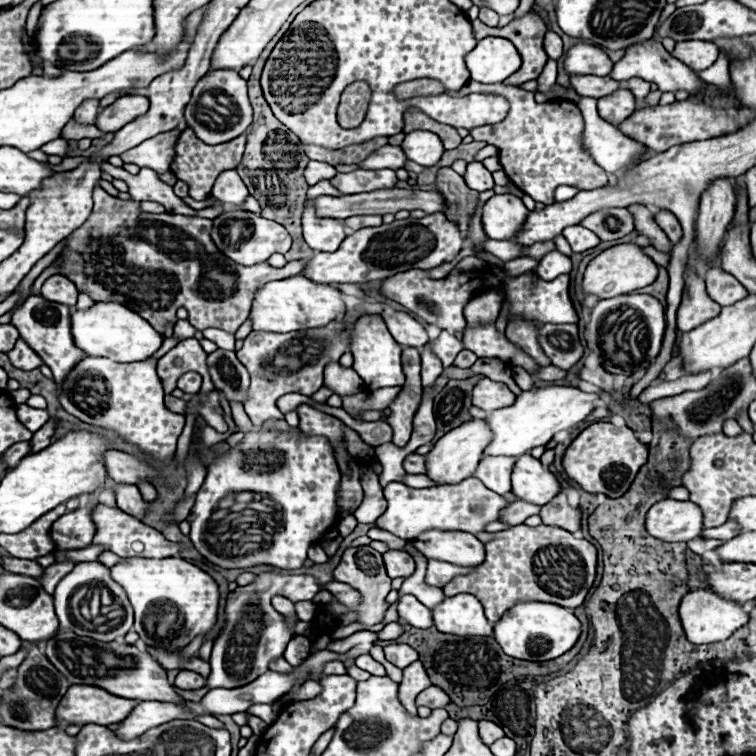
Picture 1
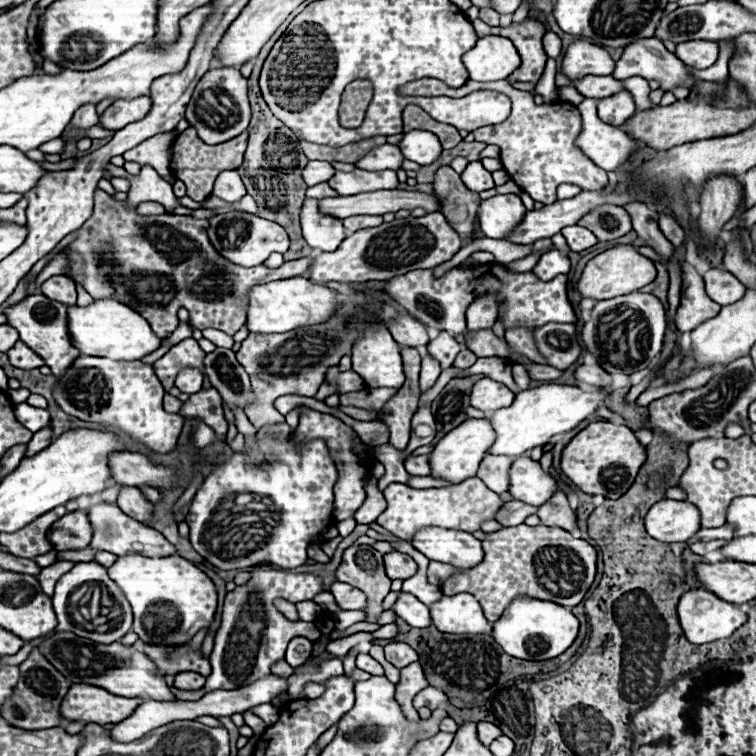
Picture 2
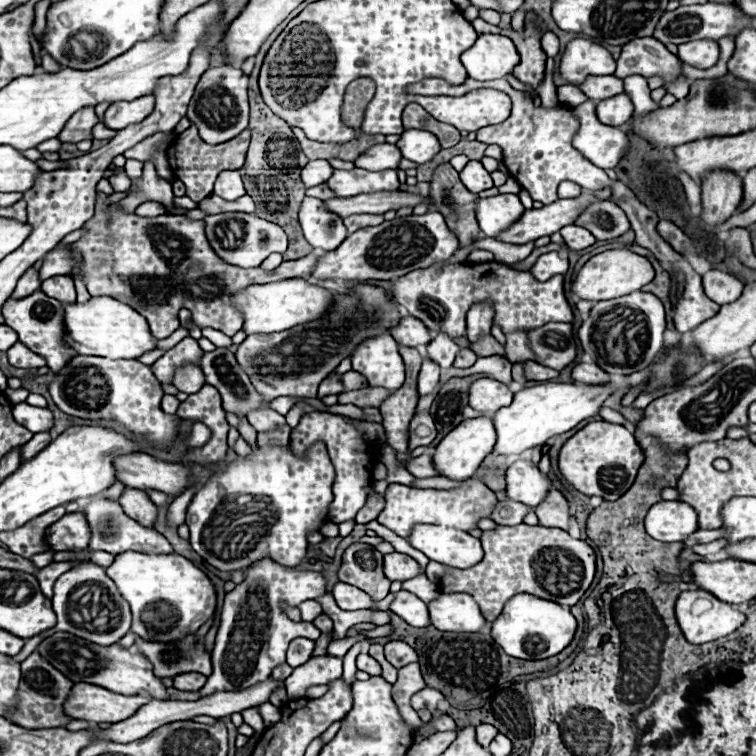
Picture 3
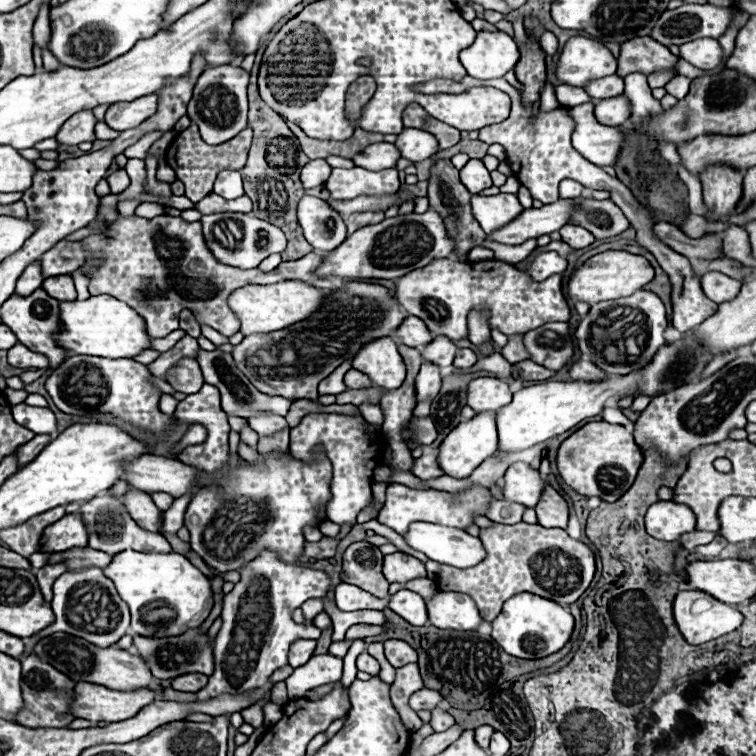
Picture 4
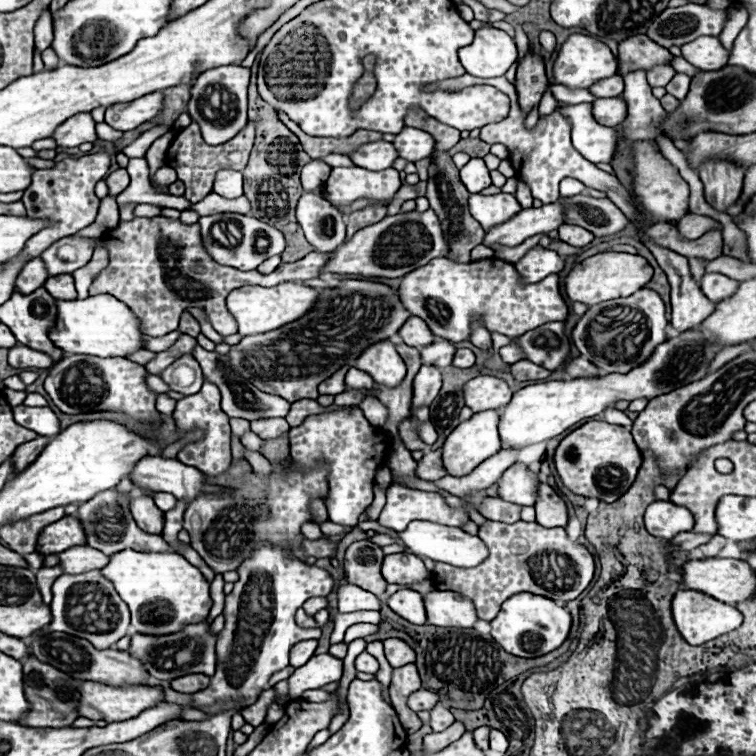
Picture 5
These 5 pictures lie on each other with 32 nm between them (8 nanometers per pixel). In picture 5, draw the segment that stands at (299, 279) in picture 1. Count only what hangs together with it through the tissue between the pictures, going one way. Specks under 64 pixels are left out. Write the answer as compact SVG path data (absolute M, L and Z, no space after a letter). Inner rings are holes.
M288 282L288 284L278 284L272 288L260 288L260 286L244 286L238 290L232 290L226 298L228 310L238 322L238 334L240 336L250 336L250 334L262 334L276 330L288 322L294 322L300 318L304 312L312 308L316 302L316 290L308 288L300 282Z

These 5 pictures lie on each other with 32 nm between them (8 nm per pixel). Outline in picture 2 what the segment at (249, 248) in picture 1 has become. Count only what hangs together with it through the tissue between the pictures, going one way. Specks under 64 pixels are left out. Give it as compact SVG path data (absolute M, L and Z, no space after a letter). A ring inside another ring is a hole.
M226 212L226 214L216 214L212 218L208 218L210 226L208 226L208 238L212 242L212 246L230 262L244 266L244 268L252 268L262 264L272 252L280 252L284 254L290 246L290 238L286 234L286 230L270 220L264 220L256 214L246 214L246 212Z

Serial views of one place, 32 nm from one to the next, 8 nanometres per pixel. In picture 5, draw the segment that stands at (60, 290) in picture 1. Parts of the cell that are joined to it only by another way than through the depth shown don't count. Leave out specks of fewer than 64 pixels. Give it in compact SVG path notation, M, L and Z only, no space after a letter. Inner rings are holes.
M58 274L56 278L48 278L44 288L56 298L56 300L74 300L76 288L72 274Z

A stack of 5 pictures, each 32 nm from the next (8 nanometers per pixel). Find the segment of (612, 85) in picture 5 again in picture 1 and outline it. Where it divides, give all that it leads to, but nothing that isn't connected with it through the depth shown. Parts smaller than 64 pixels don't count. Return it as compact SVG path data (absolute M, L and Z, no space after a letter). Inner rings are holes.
M572 76L570 84L580 96L588 98L604 98L620 88L620 82L614 82L610 76Z

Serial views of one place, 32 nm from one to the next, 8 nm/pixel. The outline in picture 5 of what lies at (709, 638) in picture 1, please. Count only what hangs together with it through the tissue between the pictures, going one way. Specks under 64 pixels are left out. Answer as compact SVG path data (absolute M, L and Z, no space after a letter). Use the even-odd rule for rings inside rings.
M678 590L672 598L672 616L676 622L678 632L688 644L706 644L708 640L714 640L722 634L732 632L742 624L742 614L724 602L716 602L714 598L708 598L706 594L696 594L692 590Z

